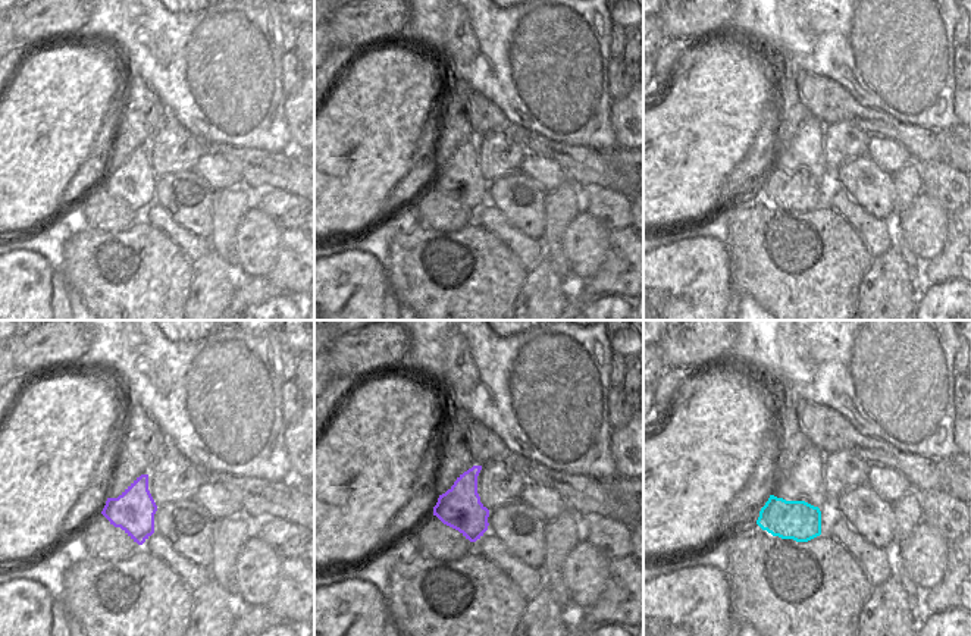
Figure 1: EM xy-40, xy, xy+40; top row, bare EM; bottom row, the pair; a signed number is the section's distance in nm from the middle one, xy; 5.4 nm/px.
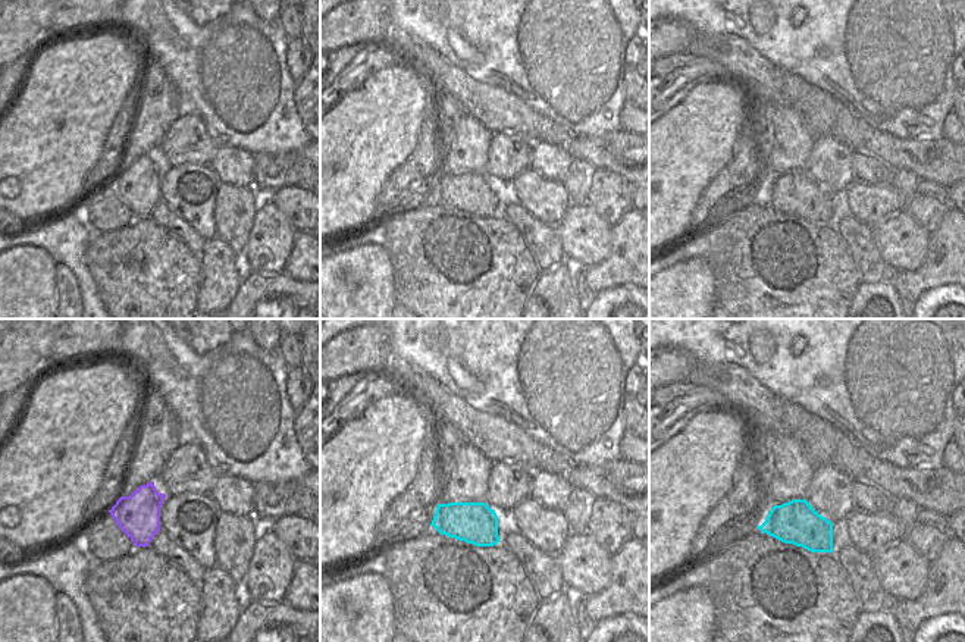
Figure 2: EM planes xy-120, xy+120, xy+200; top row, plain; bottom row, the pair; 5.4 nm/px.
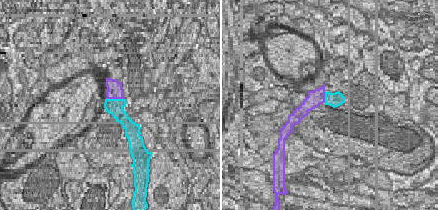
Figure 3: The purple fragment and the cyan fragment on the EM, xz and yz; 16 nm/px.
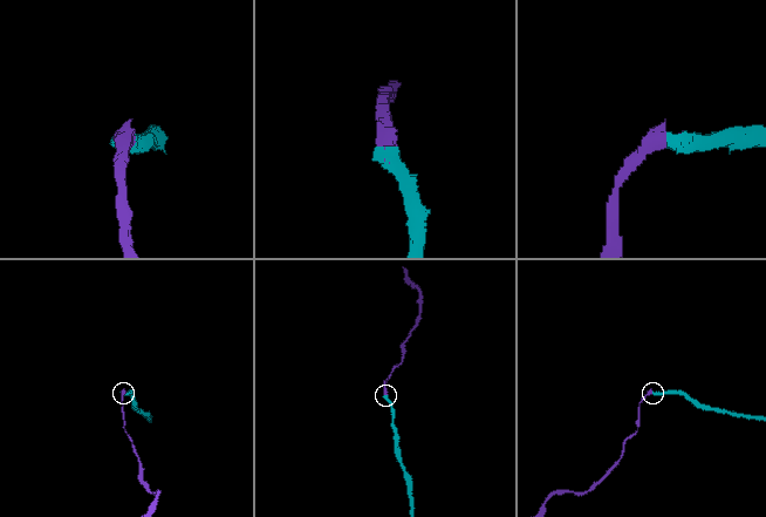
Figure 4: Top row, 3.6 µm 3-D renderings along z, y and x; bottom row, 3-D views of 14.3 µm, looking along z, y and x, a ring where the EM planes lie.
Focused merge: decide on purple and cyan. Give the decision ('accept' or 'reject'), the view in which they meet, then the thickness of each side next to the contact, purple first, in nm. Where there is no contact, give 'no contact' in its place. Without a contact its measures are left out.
reject; no contact

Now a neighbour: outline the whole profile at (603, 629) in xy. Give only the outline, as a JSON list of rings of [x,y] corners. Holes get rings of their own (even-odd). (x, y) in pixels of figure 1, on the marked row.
[[[599,624],[588,627],[583,636],[633,636],[633,630],[620,624]]]

